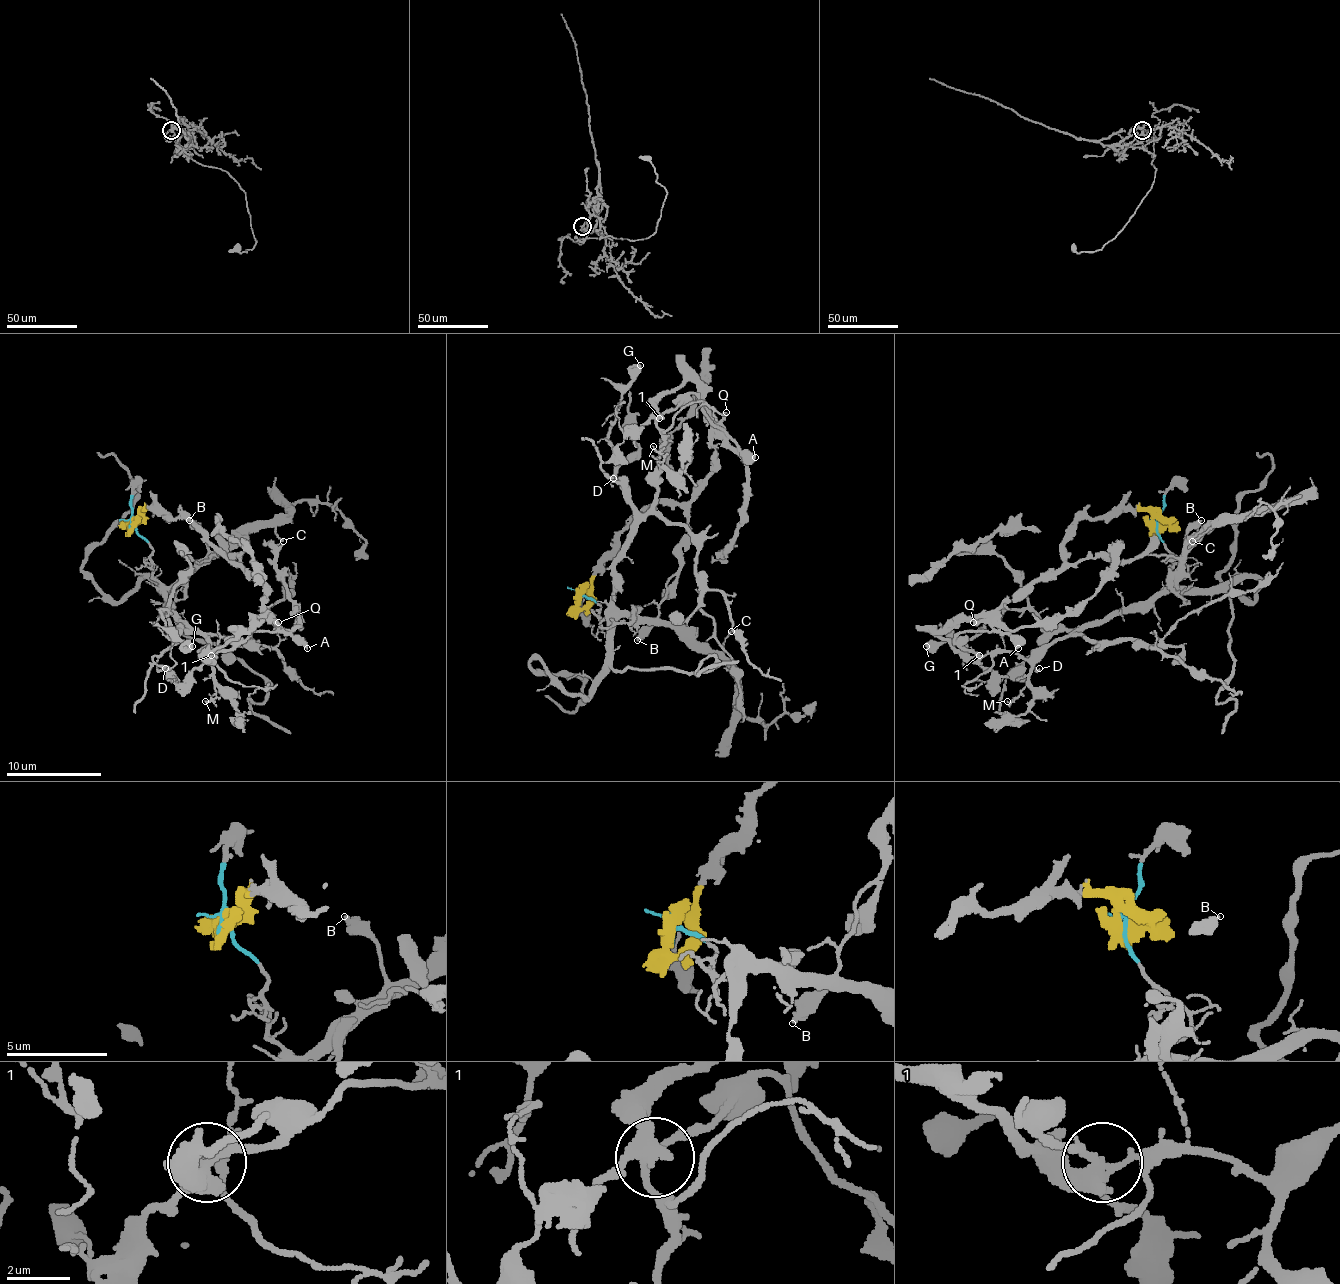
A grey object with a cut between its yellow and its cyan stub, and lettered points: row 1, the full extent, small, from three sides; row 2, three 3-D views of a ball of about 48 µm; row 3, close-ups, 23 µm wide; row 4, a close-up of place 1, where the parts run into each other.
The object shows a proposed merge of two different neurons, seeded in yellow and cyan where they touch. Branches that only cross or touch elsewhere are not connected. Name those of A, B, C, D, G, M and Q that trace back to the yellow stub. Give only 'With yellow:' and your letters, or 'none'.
With yellow: Q

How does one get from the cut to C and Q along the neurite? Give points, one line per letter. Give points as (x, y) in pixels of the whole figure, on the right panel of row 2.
C: (1154, 522), (1159, 539), (1188, 570), (1176, 587), (1183, 556), (1212, 525), (1192, 541)
Q: (1154, 522), (1147, 510), (1080, 517), (1064, 544), (1064, 563), (1056, 570), (1047, 570), (985, 620), (973, 622)

